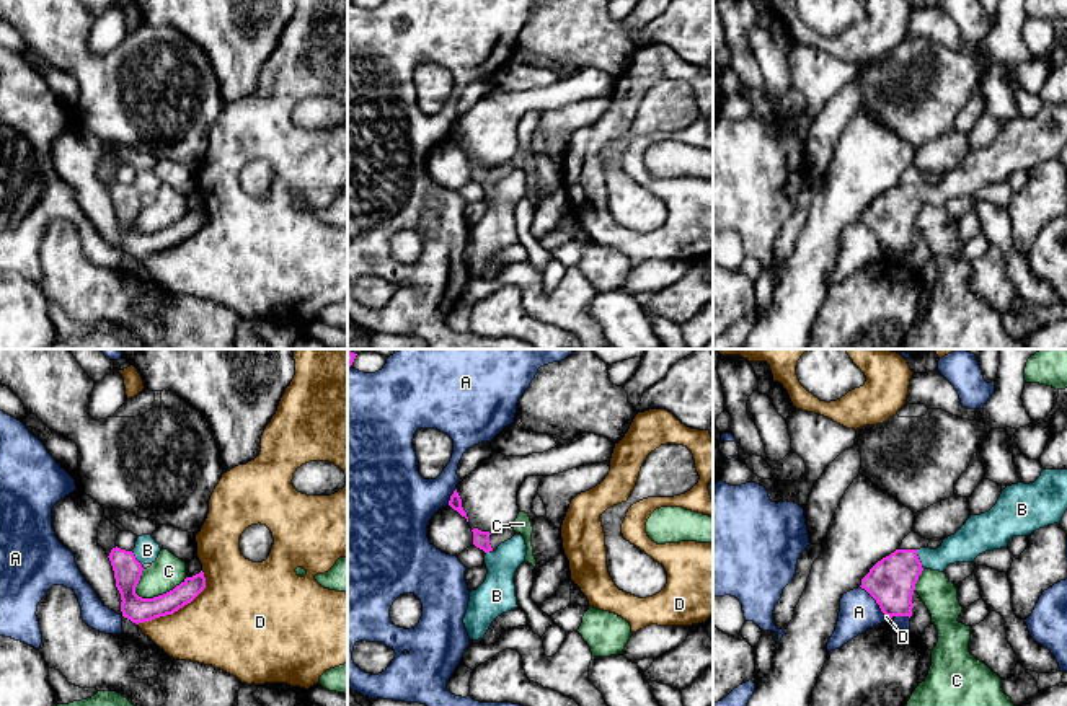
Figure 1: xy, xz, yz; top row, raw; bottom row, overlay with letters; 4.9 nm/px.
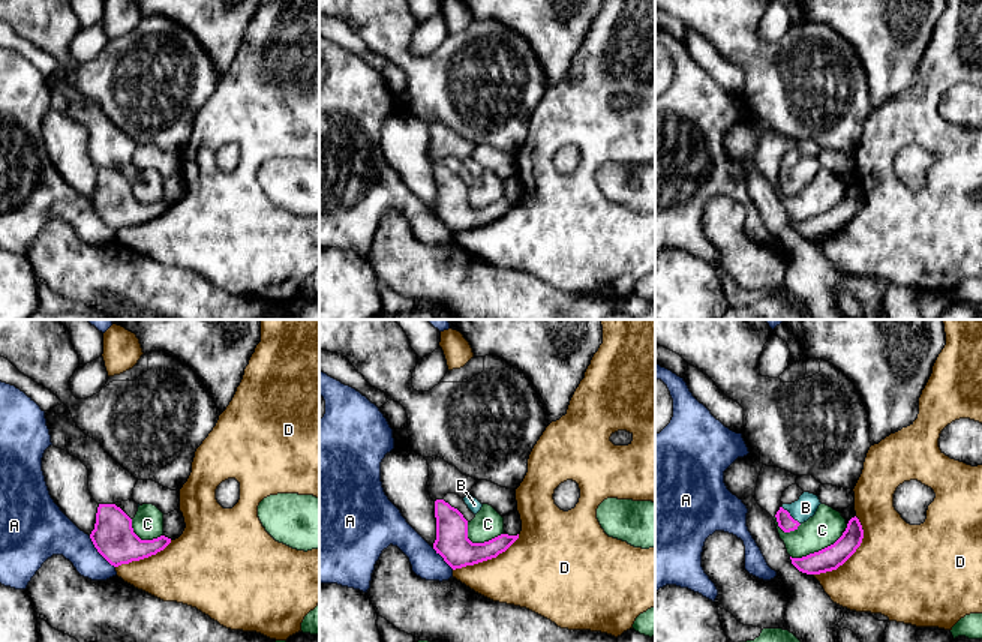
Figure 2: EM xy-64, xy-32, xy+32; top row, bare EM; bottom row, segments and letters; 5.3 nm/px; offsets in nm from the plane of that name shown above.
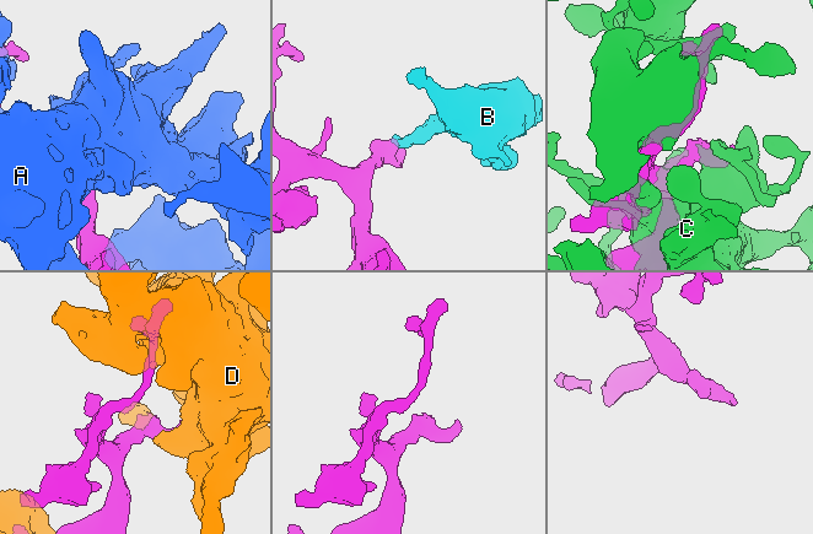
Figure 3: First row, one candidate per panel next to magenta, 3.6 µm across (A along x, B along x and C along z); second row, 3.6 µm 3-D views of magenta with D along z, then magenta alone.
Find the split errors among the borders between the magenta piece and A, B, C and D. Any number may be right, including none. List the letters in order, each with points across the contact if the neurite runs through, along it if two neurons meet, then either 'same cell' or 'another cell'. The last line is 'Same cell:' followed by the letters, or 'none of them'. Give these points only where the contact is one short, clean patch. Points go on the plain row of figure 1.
A: another cell
B: runs through yz (891, 217), (919, 194), (942, 193), (963, 181); same cell
C: another cell
D: another cell
Same cell: B

